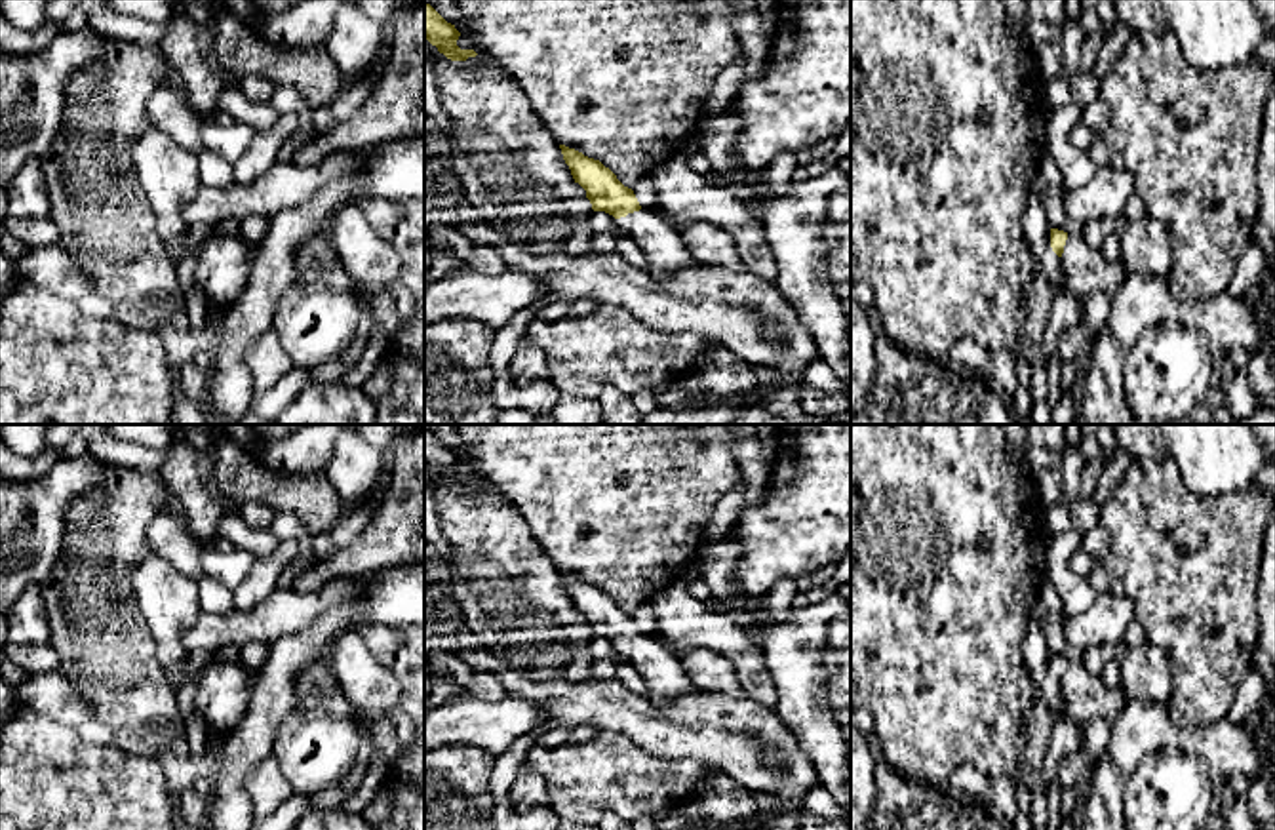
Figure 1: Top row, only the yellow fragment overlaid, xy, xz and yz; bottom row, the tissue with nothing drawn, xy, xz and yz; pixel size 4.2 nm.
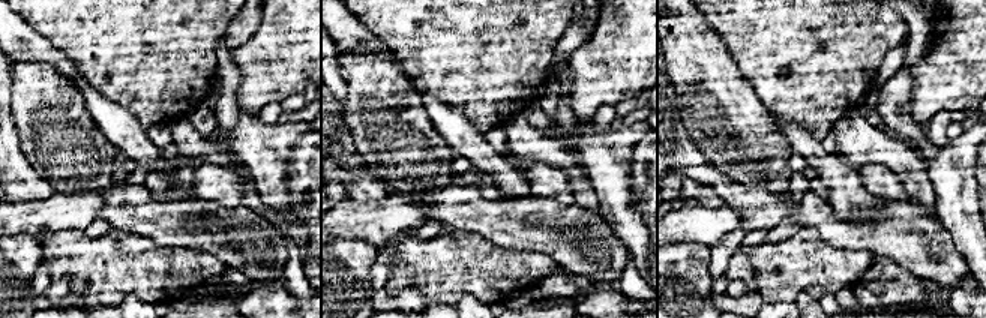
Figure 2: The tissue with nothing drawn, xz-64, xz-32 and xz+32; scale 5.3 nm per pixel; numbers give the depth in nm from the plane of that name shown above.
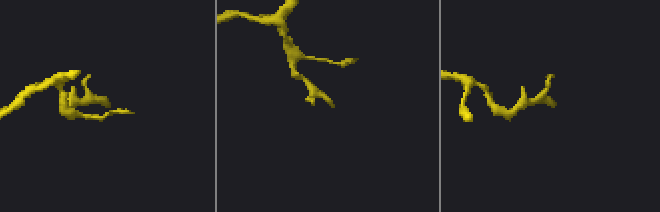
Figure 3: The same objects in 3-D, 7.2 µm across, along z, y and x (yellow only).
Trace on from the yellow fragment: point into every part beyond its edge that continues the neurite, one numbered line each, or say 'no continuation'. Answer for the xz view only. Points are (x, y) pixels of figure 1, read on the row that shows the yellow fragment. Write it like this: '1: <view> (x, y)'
1: xz (651, 231)

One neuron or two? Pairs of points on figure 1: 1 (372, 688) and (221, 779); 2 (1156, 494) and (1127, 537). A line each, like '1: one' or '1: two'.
1: two
2: one

